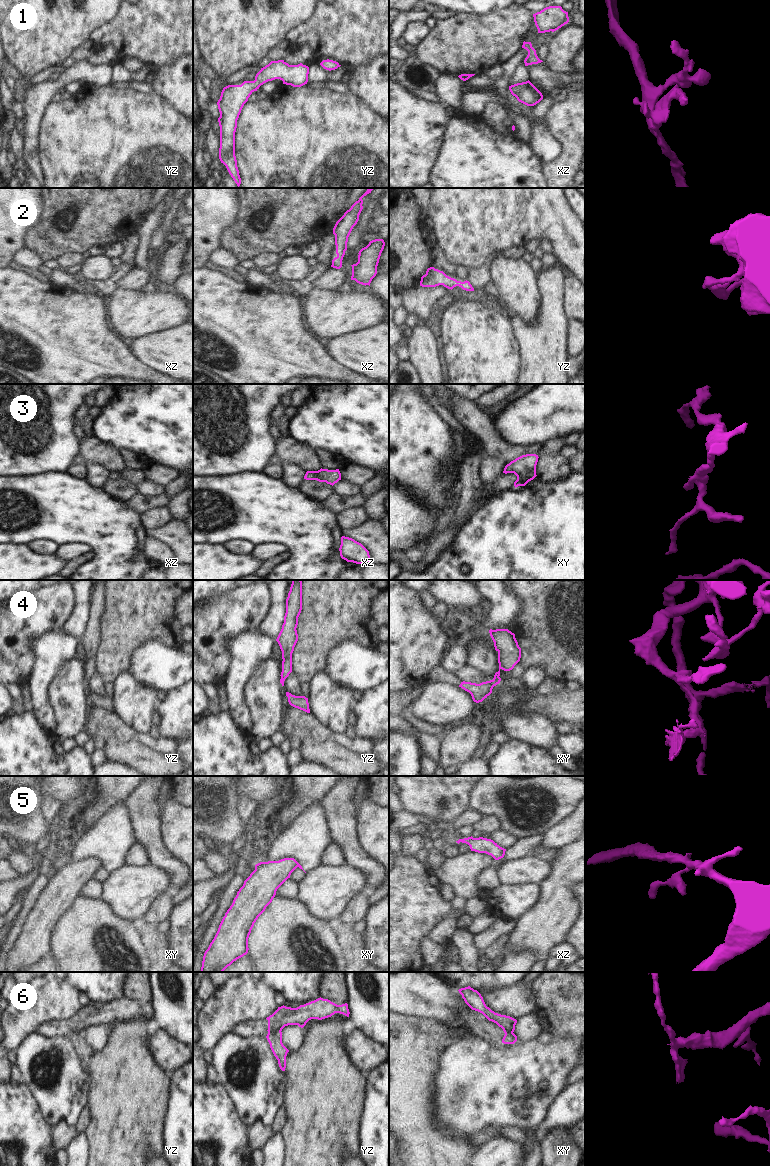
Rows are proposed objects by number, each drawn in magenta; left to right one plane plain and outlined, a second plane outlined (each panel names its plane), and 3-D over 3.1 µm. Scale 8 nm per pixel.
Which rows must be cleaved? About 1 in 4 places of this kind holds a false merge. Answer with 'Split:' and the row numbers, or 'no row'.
Split: 3, 5, 6

